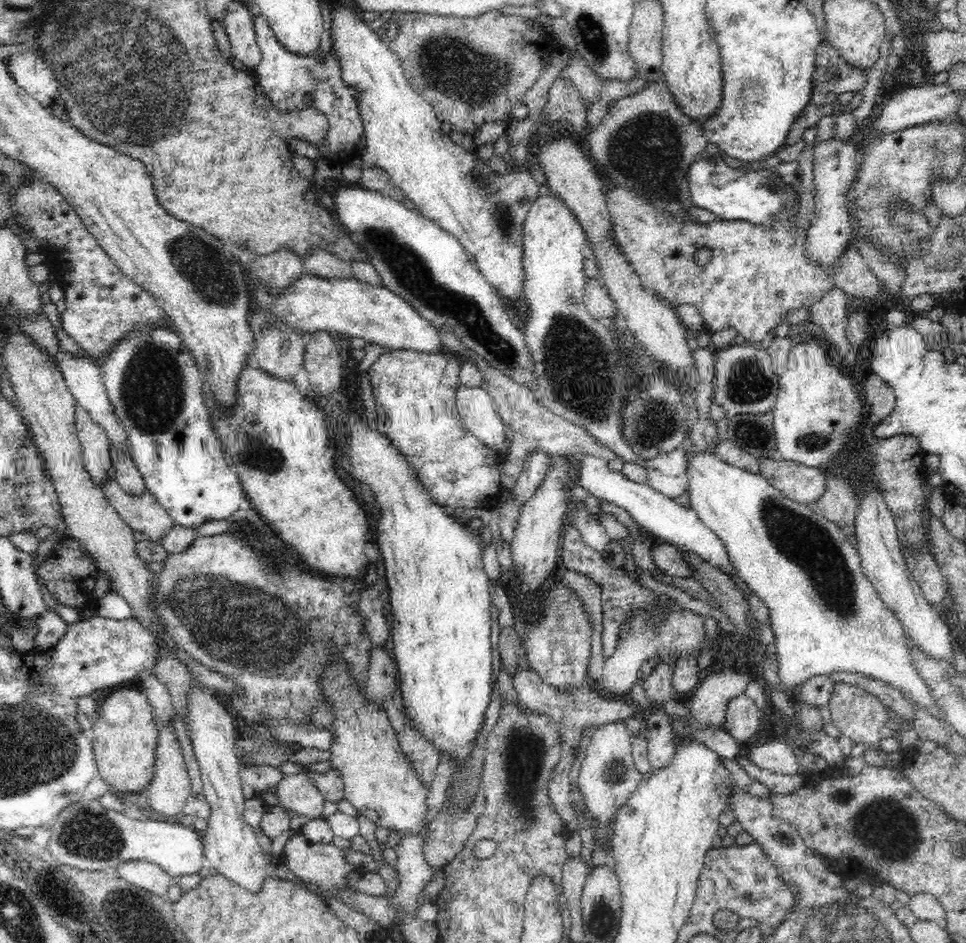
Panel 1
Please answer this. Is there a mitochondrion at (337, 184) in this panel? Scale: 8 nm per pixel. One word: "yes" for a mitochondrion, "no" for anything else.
no

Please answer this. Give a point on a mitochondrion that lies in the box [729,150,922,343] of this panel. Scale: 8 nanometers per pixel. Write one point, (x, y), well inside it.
(775, 186)

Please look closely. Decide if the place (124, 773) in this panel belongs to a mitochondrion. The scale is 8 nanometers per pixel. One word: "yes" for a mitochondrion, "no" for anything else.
no

